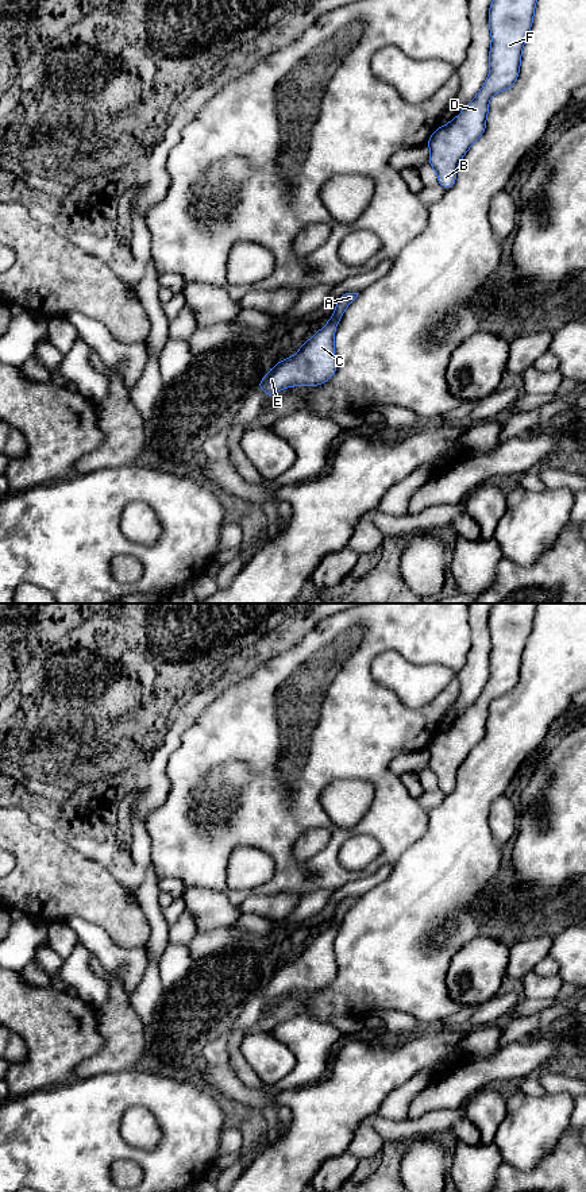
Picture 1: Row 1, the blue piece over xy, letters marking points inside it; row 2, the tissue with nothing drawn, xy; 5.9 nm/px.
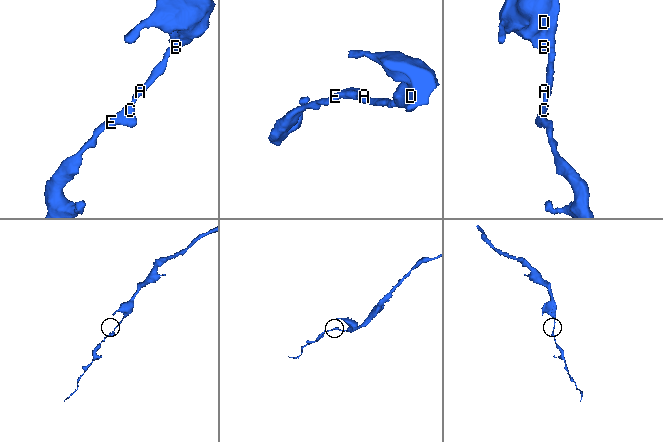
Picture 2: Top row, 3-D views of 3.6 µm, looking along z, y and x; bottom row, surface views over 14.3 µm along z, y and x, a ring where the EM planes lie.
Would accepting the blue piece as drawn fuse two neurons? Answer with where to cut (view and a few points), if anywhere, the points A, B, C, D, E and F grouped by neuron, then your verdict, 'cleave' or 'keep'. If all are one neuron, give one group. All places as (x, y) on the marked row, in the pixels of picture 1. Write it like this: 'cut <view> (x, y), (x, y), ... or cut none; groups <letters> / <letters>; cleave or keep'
cut none; groups A B C D E F; keep

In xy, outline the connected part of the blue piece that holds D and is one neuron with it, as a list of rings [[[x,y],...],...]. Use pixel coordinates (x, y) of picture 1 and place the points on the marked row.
[[[493,0],[490,4],[490,73],[463,111],[447,126],[440,126],[427,142],[431,148],[429,166],[437,173],[437,184],[446,189],[454,186],[462,158],[486,130],[490,99],[509,89],[518,77],[521,53],[533,23],[536,1]]]

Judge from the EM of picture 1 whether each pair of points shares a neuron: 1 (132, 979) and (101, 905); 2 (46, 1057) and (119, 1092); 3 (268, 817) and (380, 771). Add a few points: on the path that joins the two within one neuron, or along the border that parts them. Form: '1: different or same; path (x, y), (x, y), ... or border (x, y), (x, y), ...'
1: different; border (95, 925), (100, 926), (119, 945), (143, 948)
2: different; border (72, 1079), (42, 1090)
3: same; path (293, 806), (330, 770), (351, 770)

